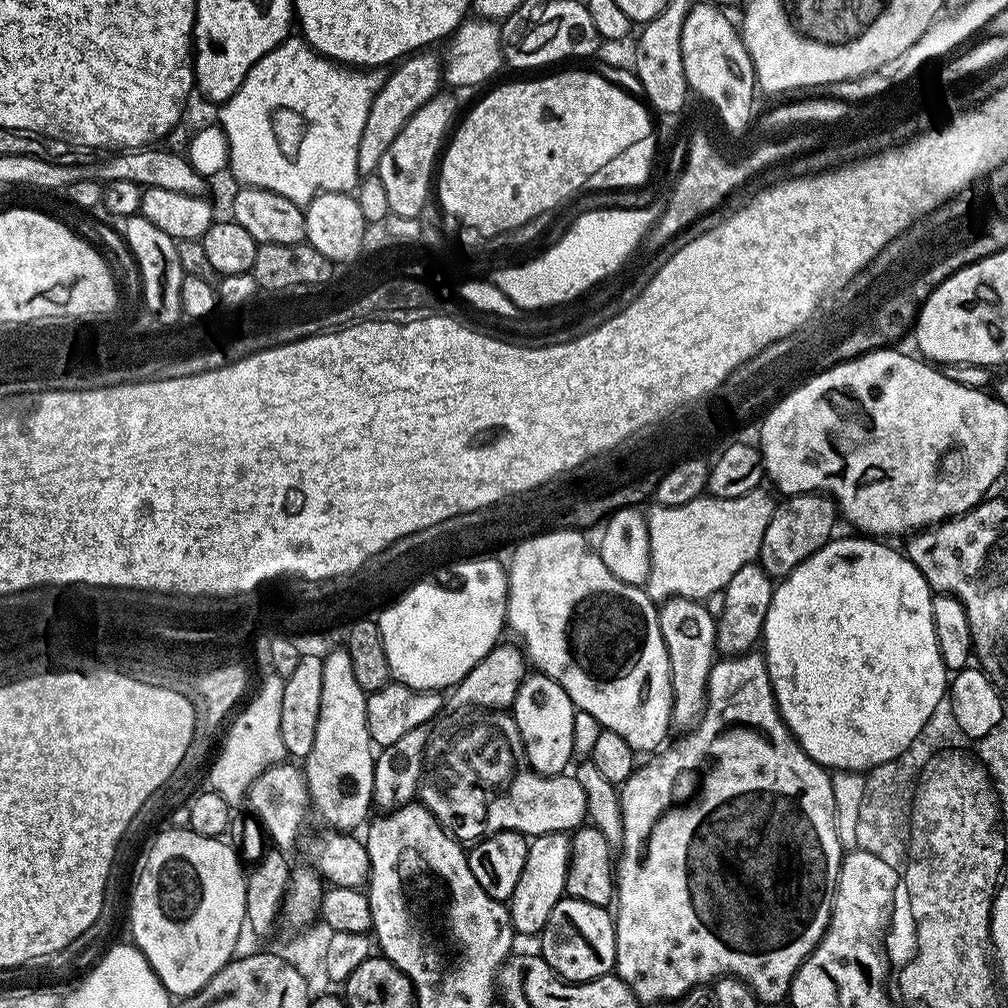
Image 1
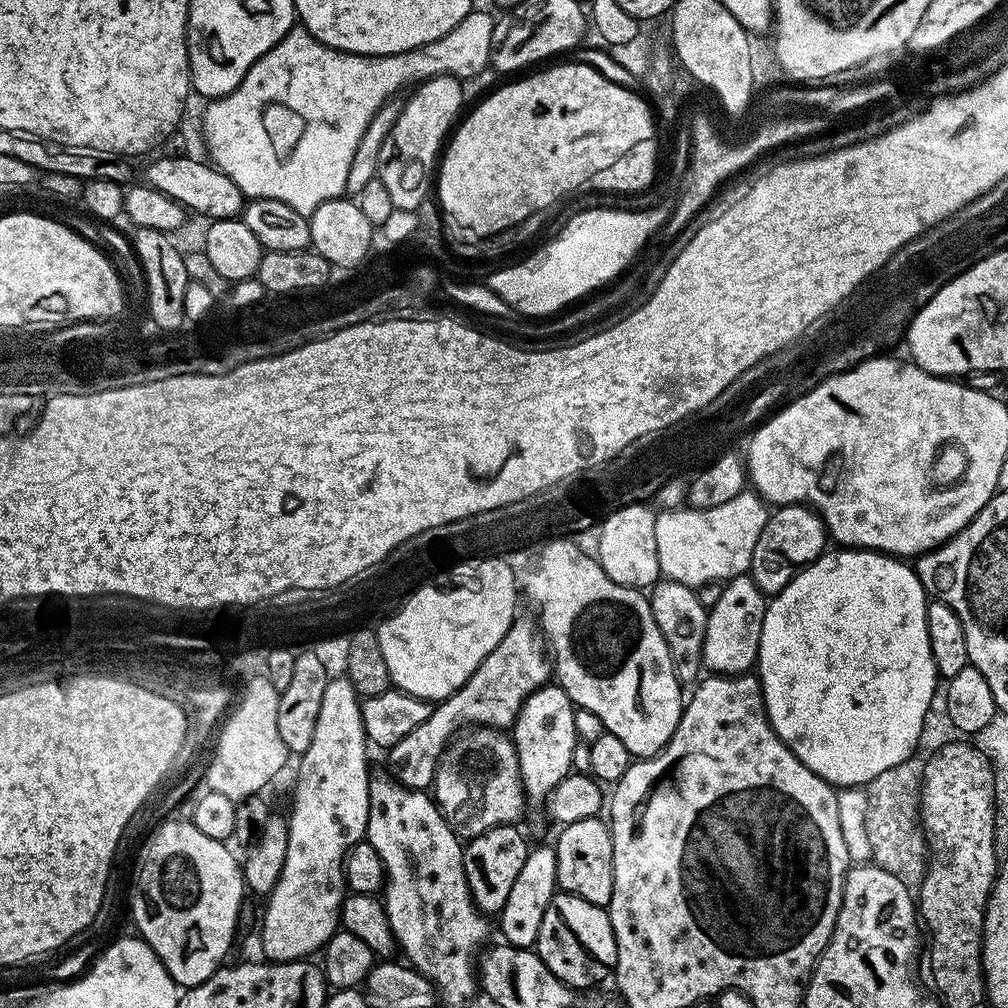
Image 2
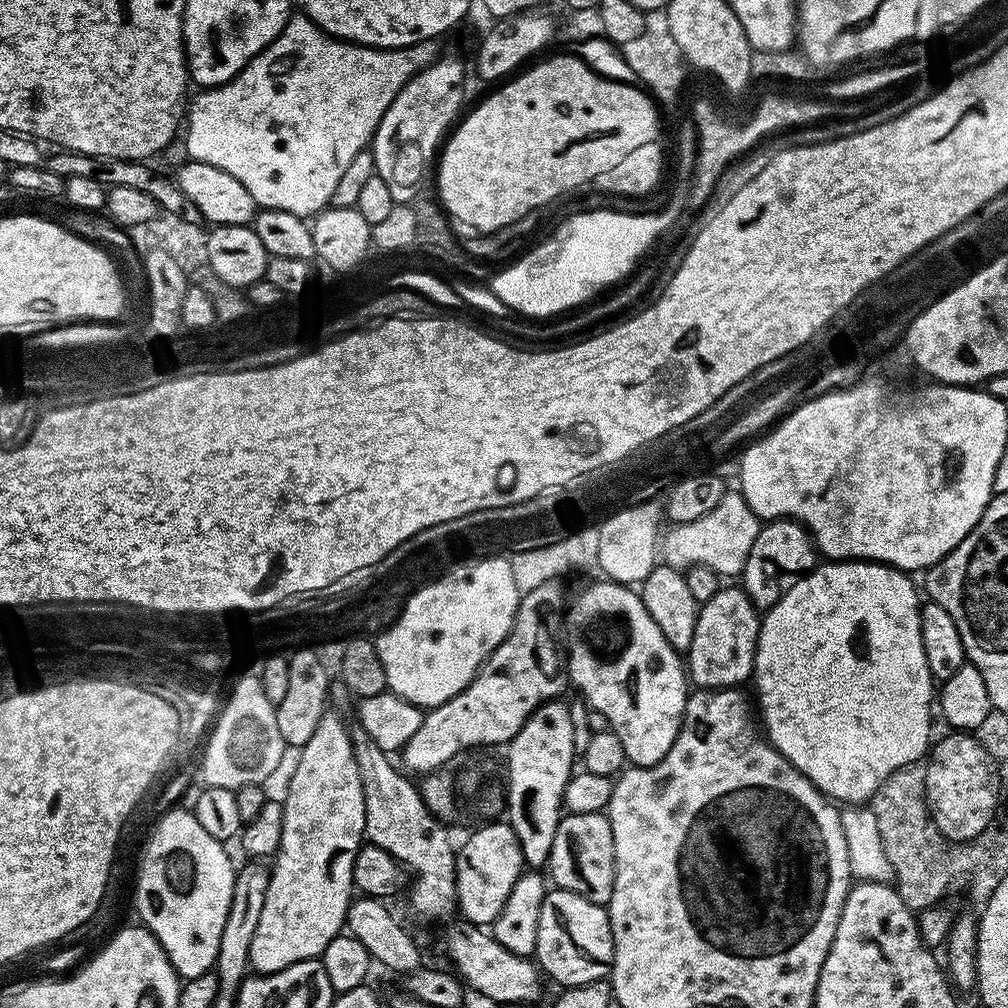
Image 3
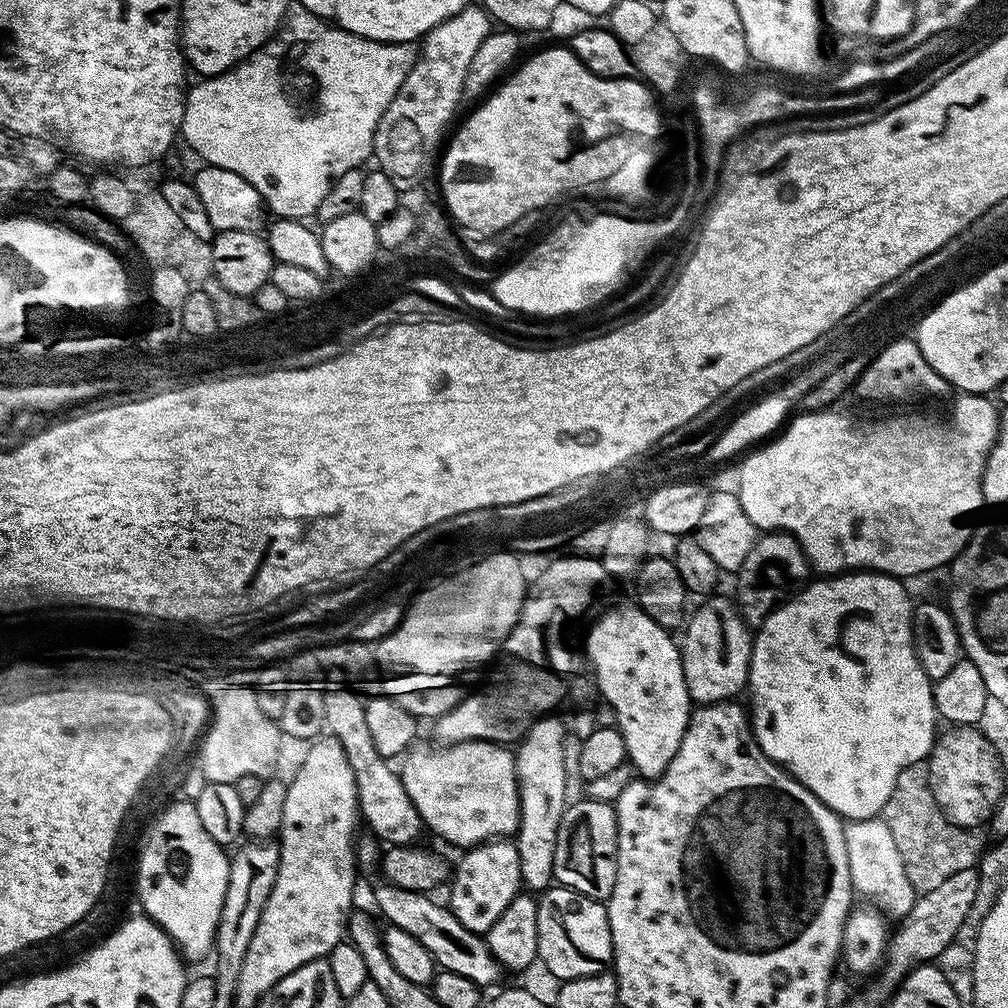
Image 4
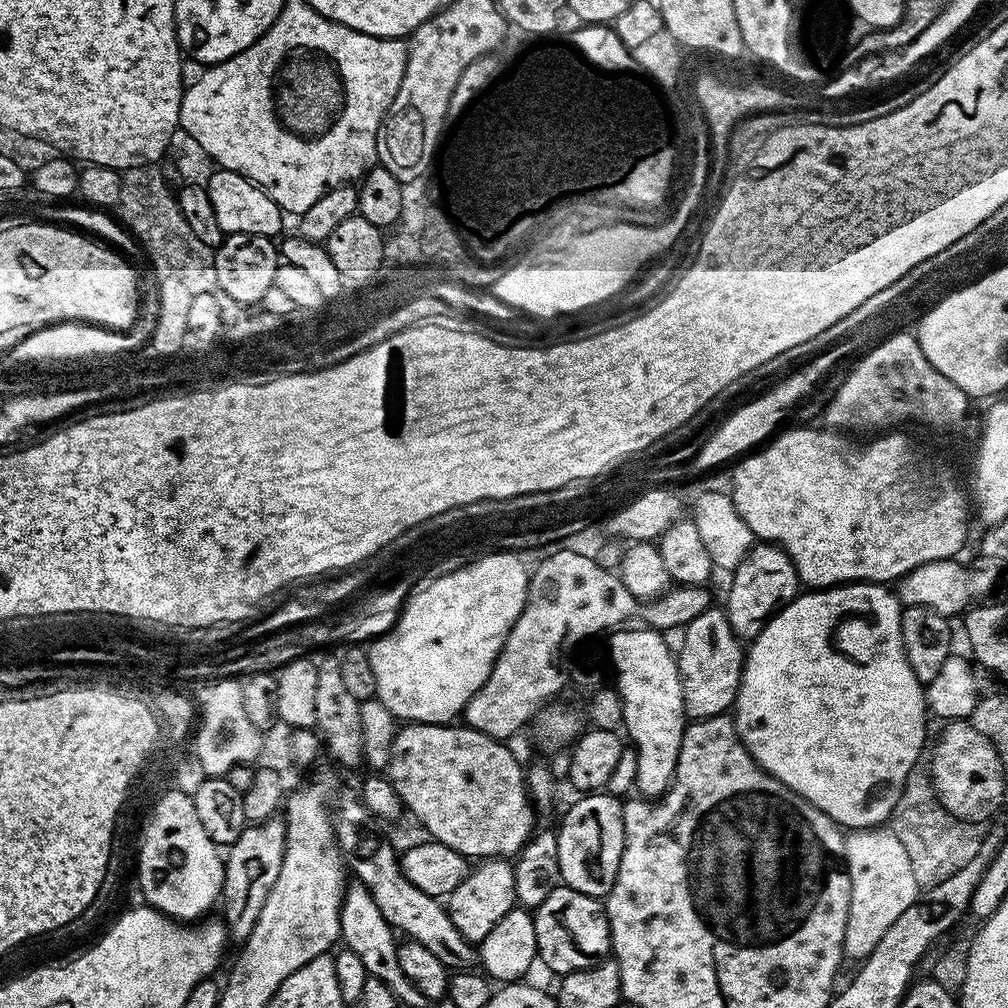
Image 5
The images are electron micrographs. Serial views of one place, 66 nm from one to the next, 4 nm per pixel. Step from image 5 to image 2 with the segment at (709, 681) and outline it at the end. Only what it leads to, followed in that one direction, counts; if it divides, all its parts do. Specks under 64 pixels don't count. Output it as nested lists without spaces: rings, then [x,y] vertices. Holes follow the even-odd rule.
[[[751,575],[733,576],[721,587],[718,602],[707,609],[705,640],[702,642],[703,667],[717,676],[738,676],[753,671],[760,655],[762,622],[766,597]]]

